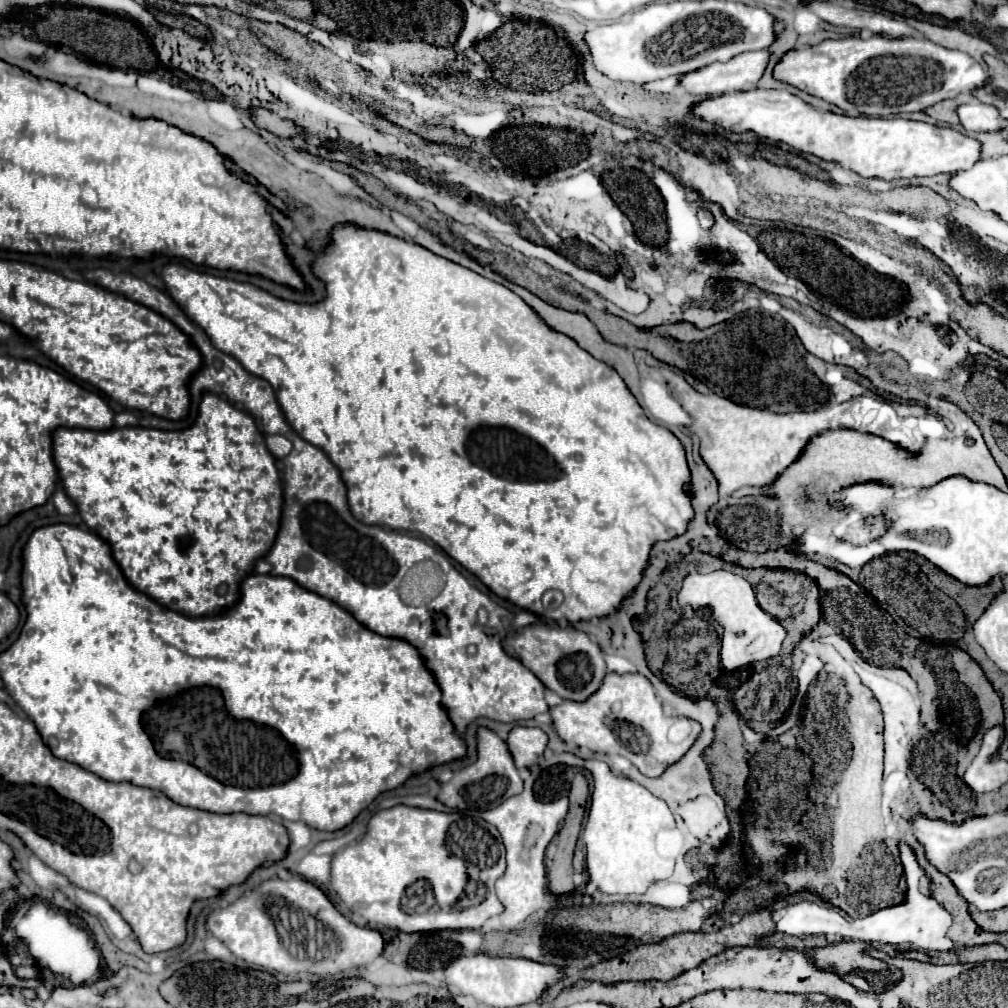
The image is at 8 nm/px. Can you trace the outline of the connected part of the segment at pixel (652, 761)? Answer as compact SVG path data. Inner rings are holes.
M608 673L598 691L586 701L568 701L550 707L552 727L564 739L596 753L618 753L628 757L644 775L658 777L670 763L676 763L698 735L698 725L686 717L662 715L654 687L638 673Z

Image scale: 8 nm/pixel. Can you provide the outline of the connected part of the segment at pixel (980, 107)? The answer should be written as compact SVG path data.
M968 103L958 107L960 123L966 131L1000 131L1000 115L996 107L984 105L984 103Z

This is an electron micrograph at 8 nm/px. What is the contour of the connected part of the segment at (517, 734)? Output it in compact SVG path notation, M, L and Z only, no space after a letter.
M514 727L508 733L506 745L518 769L530 767L538 761L538 753L544 753L548 743L546 733L540 727Z

